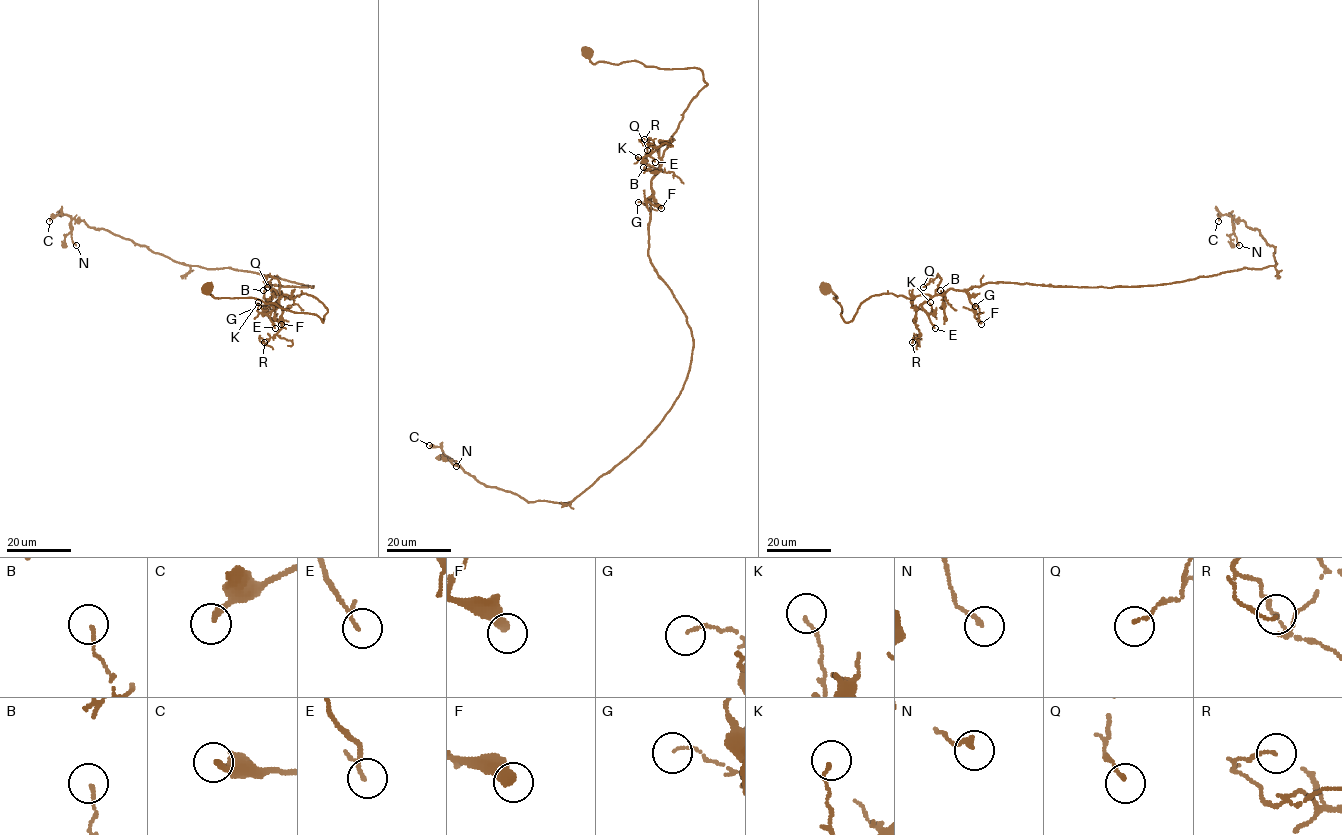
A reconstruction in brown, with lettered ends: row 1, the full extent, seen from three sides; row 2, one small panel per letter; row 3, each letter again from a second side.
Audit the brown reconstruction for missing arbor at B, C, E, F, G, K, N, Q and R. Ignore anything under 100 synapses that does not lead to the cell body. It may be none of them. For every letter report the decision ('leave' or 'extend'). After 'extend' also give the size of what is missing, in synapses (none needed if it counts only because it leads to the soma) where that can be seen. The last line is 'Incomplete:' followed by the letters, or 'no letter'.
B: leave
C: leave
E: leave
F: leave
G: leave
K: leave
N: leave
Q: leave
R: leave
Incomplete: no letter

